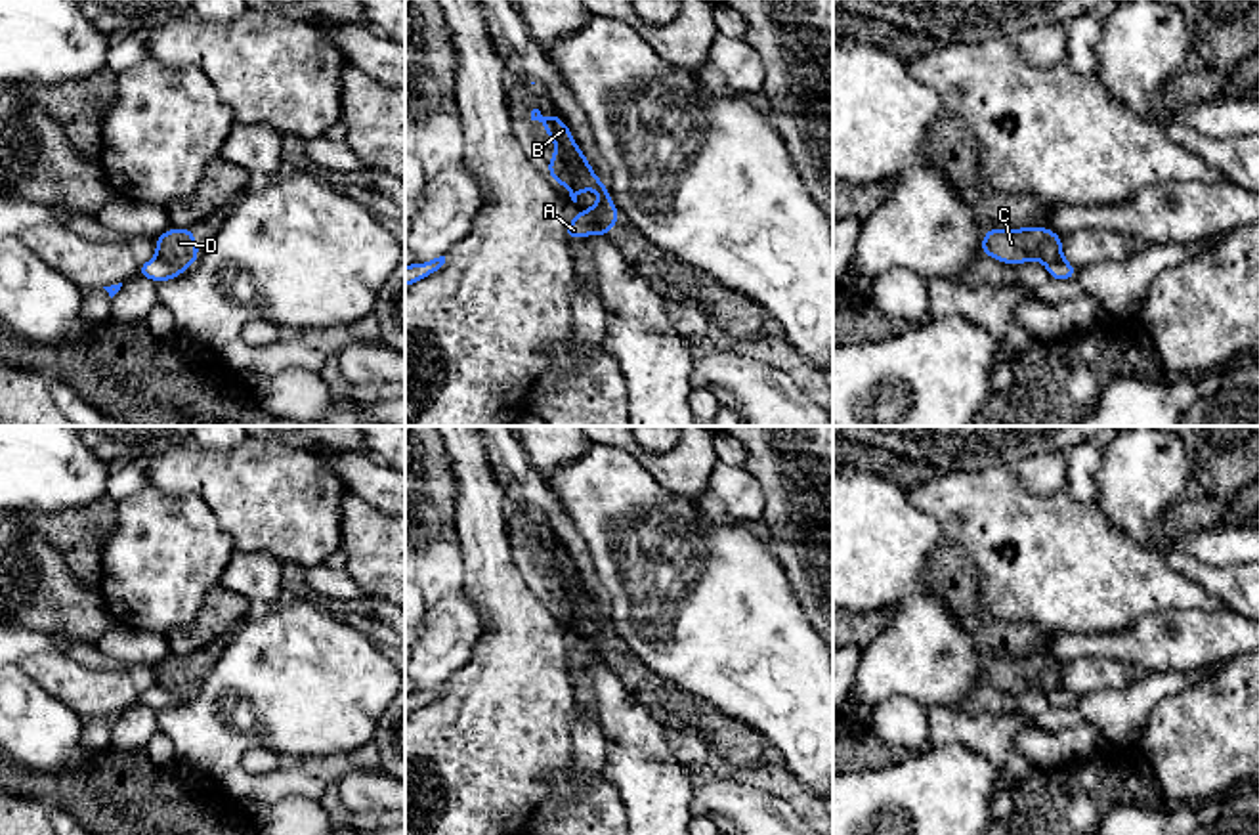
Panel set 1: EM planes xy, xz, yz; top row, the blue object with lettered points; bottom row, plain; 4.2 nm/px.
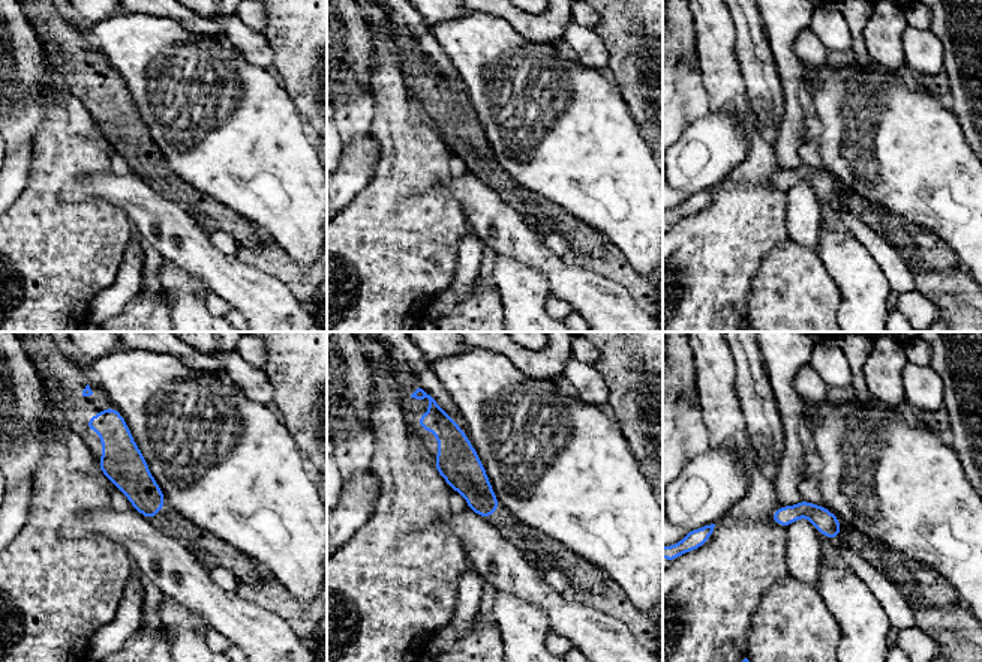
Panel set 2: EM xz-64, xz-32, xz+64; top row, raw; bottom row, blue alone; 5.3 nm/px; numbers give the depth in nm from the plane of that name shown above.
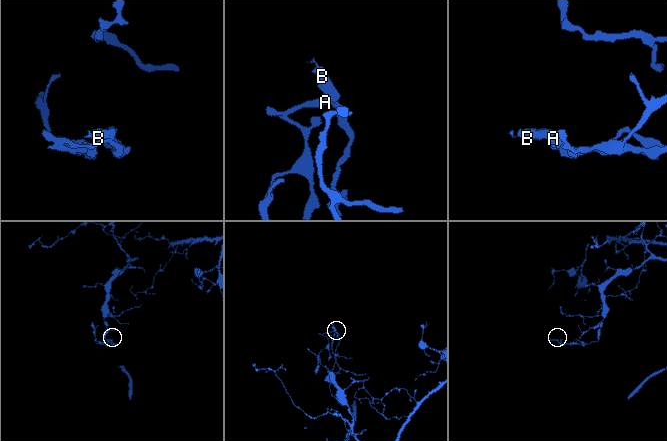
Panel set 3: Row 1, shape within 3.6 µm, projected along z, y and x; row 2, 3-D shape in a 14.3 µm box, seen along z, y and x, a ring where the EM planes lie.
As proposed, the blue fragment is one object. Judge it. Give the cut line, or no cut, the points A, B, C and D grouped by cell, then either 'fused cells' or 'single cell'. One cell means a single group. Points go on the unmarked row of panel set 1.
cut xy (157, 683), (182, 698); groups A / B C D; fused cells

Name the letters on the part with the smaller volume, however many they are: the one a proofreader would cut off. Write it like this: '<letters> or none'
B, C, D

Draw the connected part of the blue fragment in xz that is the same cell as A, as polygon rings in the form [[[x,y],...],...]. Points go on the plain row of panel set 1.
[[[581,638],[569,652],[565,652],[565,667],[581,667],[585,663],[604,663],[602,653],[587,638]]]

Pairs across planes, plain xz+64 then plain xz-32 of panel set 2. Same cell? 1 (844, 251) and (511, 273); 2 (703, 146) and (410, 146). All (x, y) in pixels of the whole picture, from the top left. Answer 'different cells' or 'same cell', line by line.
1: same cell
2: different cells

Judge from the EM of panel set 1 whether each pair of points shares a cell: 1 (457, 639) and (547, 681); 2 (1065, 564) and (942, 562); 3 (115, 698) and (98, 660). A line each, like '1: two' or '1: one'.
1: two
2: two
3: two

